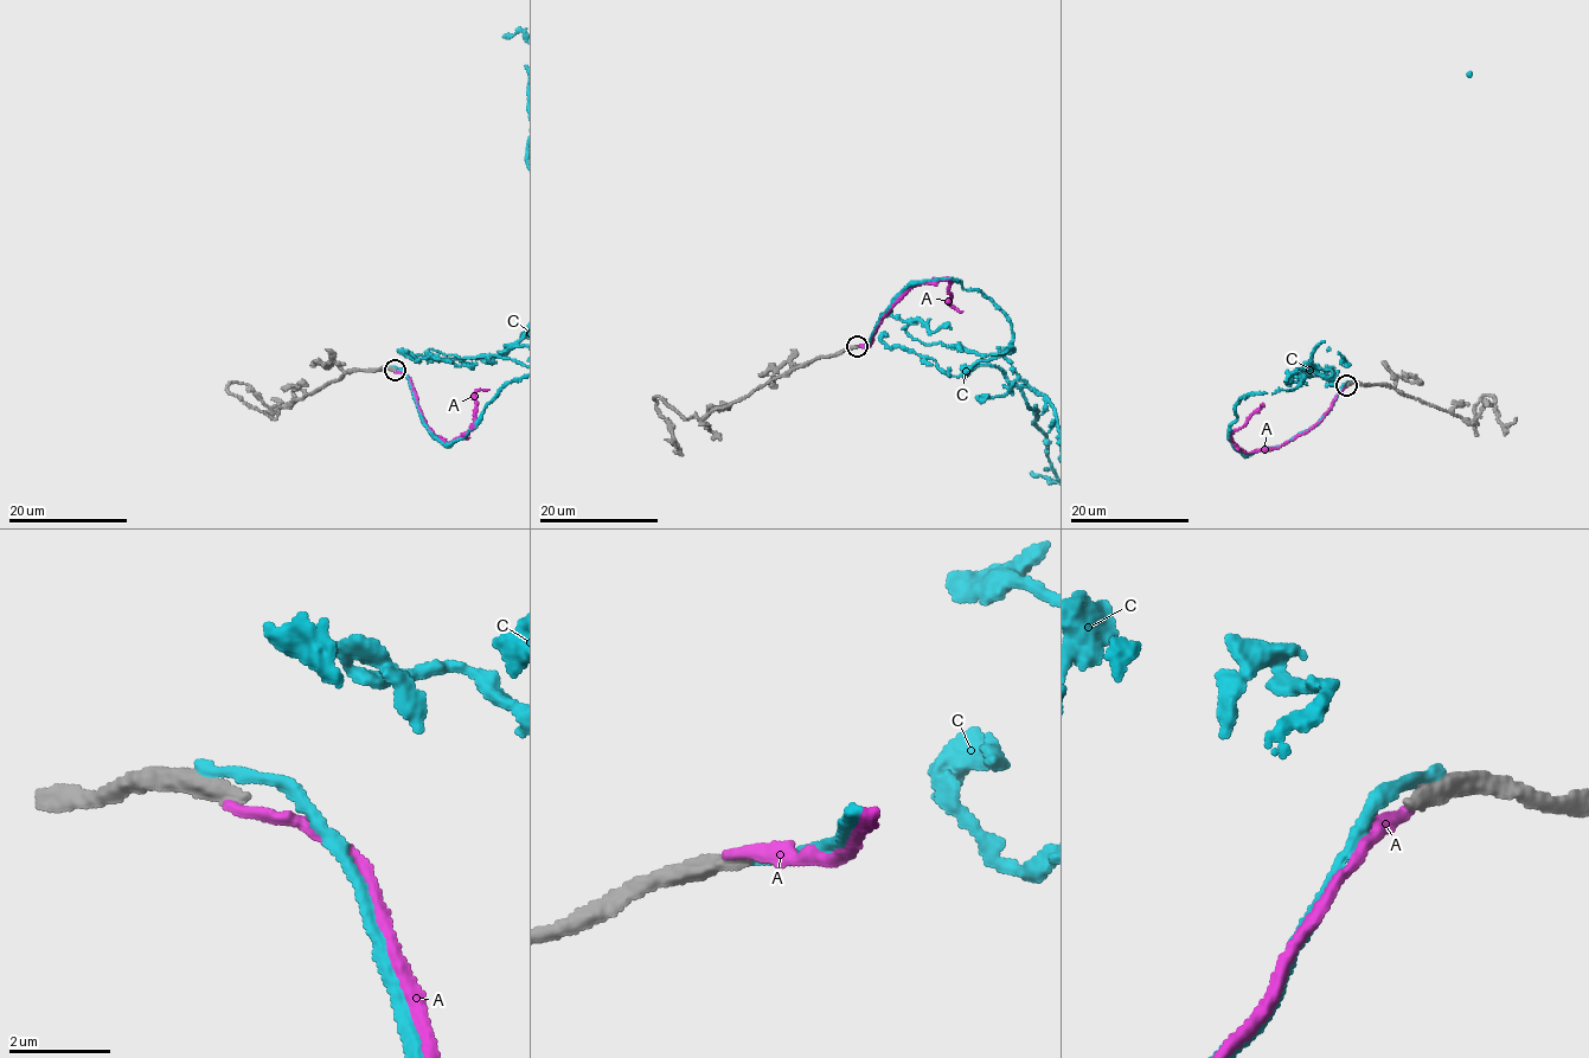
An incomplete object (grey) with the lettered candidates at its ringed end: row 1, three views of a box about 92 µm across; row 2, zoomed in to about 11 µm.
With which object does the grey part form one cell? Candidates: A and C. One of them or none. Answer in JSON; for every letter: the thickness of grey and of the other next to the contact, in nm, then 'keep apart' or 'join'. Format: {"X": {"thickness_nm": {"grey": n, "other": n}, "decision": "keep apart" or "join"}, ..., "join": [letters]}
{"A": {"thickness_nm": {"grey": 360, "other": 220}, "decision": "keep apart"}, "C": {"thickness_nm": {"grey": 500, "other": 240}, "decision": "keep apart"}, "join": []}

